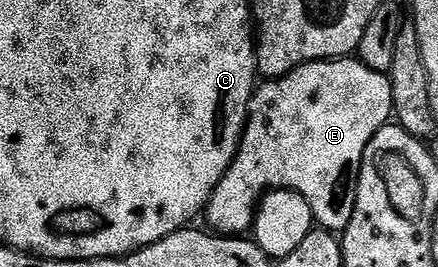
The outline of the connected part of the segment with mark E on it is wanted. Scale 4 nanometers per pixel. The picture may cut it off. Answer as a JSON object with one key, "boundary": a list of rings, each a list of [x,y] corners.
{"boundary":[[[347,57],[305,63],[280,79],[263,84],[250,98],[250,113],[236,157],[206,205],[204,219],[210,222],[209,230],[223,237],[245,236],[253,228],[254,213],[267,191],[299,191],[308,201],[319,228],[331,233],[345,231],[348,221],[352,221],[354,188],[358,186],[364,149],[394,114],[389,74],[368,69],[357,57]]]}

